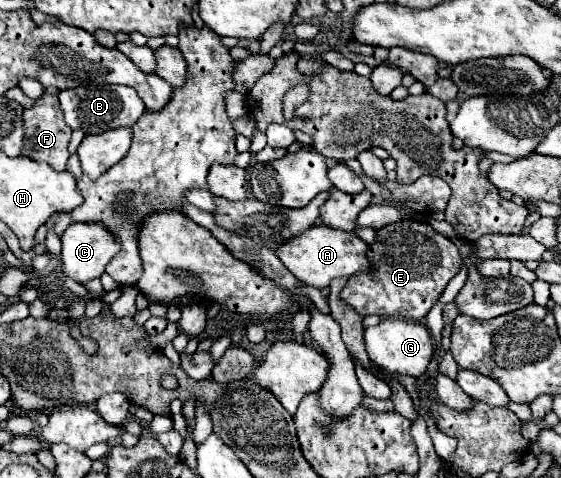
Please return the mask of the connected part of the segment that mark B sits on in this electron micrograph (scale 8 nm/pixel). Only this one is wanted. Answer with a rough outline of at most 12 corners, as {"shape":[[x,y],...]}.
{"shape":[[133,88],[59,92],[65,122],[85,134],[131,128],[145,112]]}

